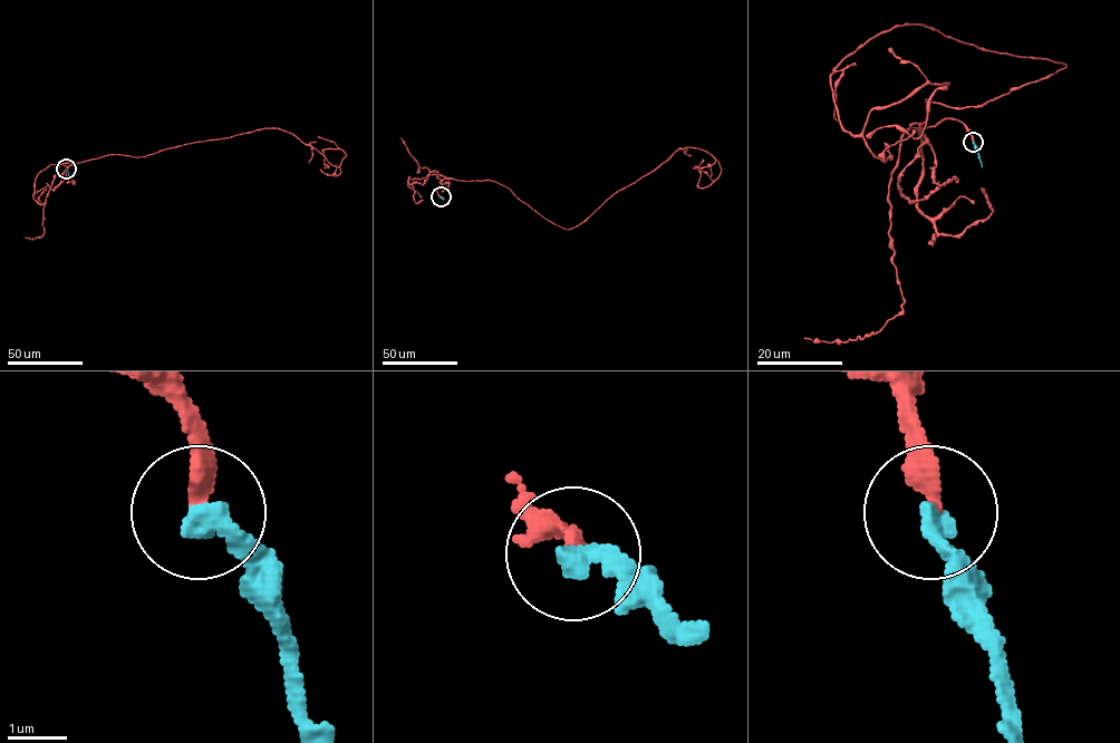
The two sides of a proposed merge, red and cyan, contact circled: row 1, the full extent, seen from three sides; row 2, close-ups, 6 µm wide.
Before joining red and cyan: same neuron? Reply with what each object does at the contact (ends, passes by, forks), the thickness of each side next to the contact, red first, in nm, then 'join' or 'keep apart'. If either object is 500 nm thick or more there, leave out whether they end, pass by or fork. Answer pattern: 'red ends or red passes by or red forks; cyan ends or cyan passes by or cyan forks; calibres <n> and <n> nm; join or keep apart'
red ends; cyan ends; calibres 320 and 360 nm; join

